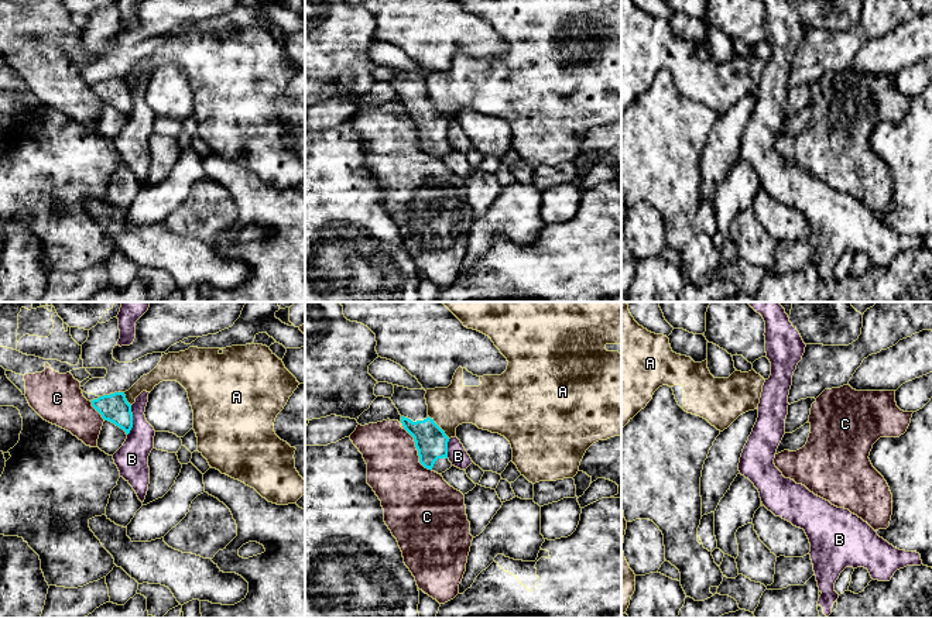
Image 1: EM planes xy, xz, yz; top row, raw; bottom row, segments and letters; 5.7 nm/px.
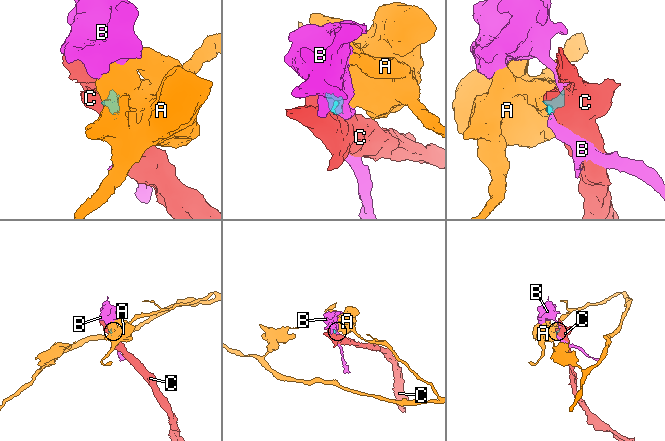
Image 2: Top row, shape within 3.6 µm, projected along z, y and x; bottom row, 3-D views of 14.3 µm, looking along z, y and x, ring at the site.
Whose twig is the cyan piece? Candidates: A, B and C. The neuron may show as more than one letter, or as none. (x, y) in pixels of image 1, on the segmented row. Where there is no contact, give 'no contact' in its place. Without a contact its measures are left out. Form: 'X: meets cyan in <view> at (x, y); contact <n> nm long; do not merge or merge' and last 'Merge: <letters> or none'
A: meets cyan in xz at (438, 426); contact 180 nm long; do not merge
B: meets cyan in xy at (132, 421); contact 180 nm long; do not merge
C: meets cyan in xz at (417, 449); contact 300 nm long; do not merge
Merge: none

